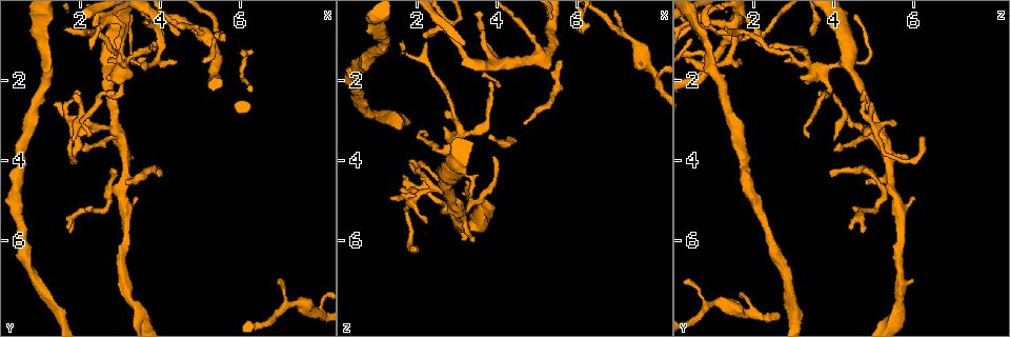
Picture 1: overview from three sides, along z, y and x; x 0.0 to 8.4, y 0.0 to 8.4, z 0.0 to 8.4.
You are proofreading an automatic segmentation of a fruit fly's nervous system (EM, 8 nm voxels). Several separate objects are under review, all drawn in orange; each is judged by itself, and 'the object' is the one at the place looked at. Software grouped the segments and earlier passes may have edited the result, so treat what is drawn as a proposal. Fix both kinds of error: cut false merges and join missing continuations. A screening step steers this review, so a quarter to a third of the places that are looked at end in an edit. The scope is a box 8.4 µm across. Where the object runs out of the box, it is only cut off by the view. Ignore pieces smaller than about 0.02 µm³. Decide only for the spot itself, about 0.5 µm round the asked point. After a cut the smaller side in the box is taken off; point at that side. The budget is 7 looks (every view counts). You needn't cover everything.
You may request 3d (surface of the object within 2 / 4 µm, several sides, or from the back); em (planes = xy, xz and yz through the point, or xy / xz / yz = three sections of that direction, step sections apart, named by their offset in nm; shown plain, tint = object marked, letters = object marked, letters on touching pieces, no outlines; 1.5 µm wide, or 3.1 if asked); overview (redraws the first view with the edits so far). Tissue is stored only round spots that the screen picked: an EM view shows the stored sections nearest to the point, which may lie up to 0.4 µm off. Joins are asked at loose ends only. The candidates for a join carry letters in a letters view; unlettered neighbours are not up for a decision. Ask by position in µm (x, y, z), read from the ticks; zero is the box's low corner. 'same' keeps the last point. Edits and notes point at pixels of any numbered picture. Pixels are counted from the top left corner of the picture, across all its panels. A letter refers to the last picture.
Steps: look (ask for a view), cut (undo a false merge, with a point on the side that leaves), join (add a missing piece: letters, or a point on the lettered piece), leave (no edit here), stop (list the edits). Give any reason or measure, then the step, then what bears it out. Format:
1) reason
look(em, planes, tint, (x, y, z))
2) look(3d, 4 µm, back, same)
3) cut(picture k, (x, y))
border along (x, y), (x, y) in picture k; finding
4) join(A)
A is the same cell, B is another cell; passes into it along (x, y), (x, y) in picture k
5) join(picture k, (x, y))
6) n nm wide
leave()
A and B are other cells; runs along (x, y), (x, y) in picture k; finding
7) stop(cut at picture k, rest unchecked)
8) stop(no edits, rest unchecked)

free end
look(3d, 4 µm, (1.60, 5.70, 4.40))

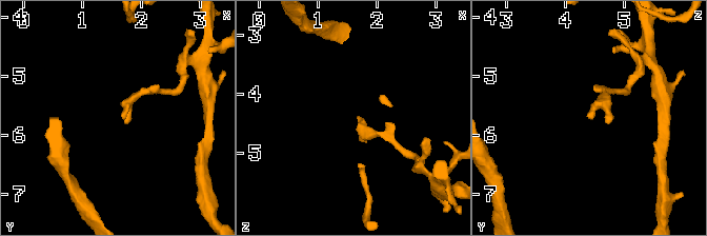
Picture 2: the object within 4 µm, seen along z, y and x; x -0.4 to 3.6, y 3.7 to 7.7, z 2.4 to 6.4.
look(em, planes, letters, (1.70, 5.65, 4.45))

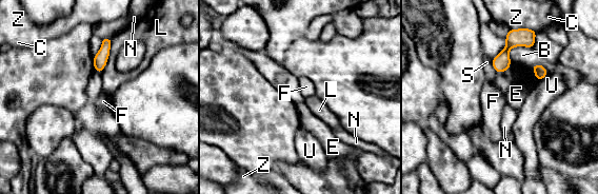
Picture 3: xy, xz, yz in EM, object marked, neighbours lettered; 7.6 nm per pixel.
leave()
B, C, E, F, L, N, S, U and Z are other cells; border along (112, 39), (107, 62), (101, 73) in picture 3; none of them fits

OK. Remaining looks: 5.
end of a long branch
look(3d, 2 µm, (1.65, 0.75, 1.30))

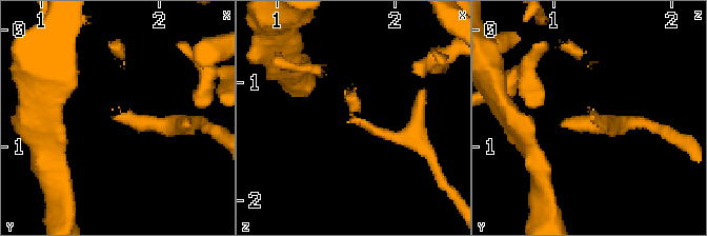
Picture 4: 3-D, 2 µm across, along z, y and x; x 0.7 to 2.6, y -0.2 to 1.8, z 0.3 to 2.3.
look(em, yz, step 8, letters, (1.60, 0.74, 1.32))

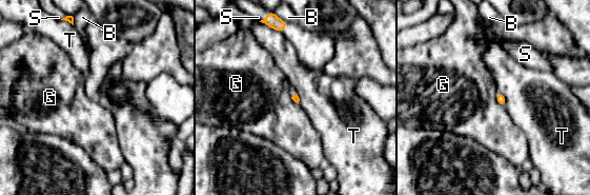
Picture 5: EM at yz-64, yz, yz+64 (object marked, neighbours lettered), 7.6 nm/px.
another direction
look(em, xz, step 8, letters, same)

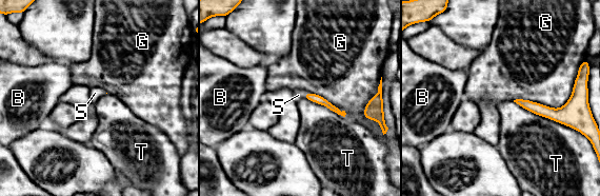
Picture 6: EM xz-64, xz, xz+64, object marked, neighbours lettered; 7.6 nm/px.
join(S)
S is the same cell, B, G and T are other cells; the neuron continues

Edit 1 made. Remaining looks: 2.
thin end
look(3d, 4 µm, (2.20, 3.45, 3.35))

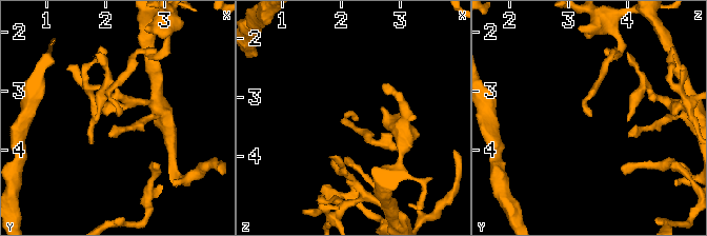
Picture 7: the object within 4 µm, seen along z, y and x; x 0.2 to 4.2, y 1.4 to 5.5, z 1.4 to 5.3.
shape alone is not enough
look(em, planes, letters, (2.25, 3.45, 3.35))

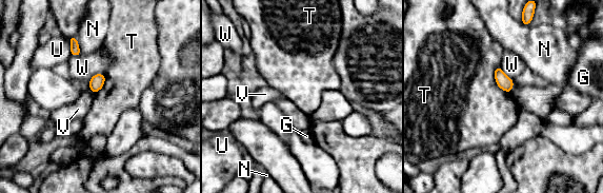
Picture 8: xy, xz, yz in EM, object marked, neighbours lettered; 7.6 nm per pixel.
110 nm wide
leave()
G, N, T, U, V and W are other cells; border along (496, 65), (495, 82), (510, 93) in picture 8; none of them fits

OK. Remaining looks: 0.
stop(join at picture 6, rest unchecked)

